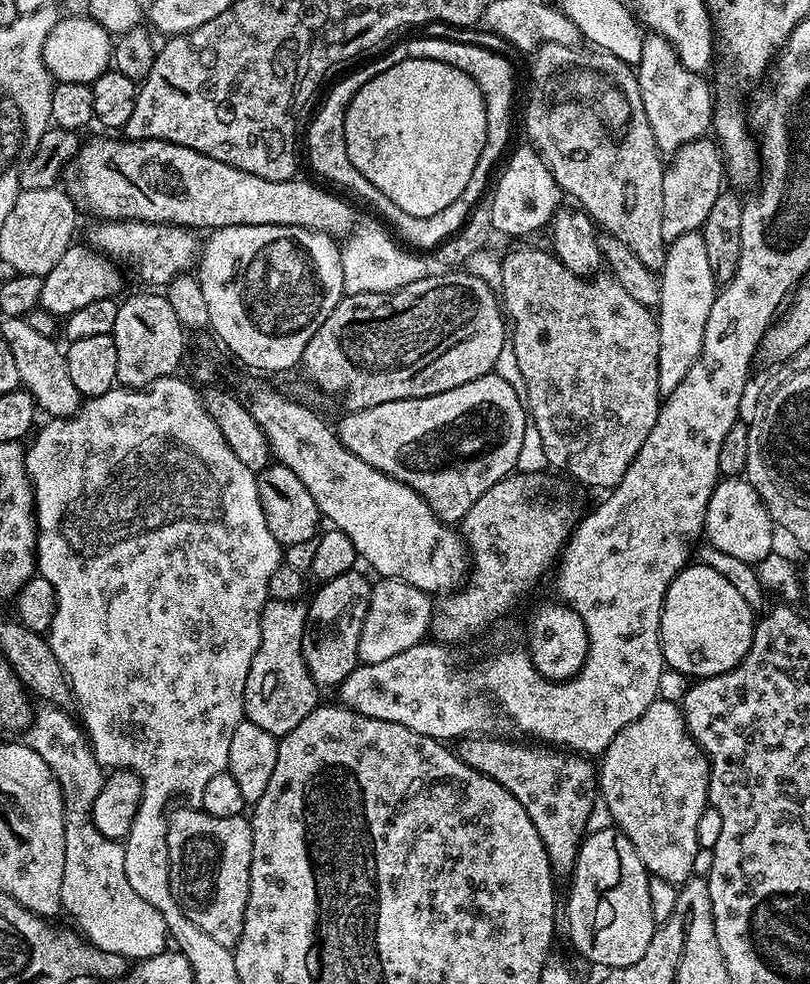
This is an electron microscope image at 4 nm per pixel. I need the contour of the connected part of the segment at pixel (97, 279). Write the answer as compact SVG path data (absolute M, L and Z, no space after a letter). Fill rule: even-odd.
M69 246L66 254L58 258L54 270L44 275L39 307L57 318L66 318L74 314L74 310L82 310L82 306L95 300L110 300L119 297L121 295L119 292L124 288L124 276L113 261L91 247L76 247Z

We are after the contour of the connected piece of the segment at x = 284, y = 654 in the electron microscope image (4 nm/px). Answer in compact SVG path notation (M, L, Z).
M269 599L260 619L260 645L252 659L244 691L244 715L254 726L262 726L272 736L285 736L302 718L318 706L318 685L310 674L302 654L302 634L308 621L308 609L294 600Z

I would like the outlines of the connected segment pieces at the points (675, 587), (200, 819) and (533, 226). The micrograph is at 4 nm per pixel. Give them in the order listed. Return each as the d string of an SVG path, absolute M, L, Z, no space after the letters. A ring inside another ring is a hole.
M699 562L689 563L673 578L666 590L660 619L664 663L669 669L689 678L717 676L726 670L734 670L734 666L746 658L755 628L754 609L748 605L746 598L742 598L742 594L738 594L738 590L734 590L734 586L730 586L730 582L726 582L726 578L722 578L722 574L718 574L718 570Z
M175 809L168 817L170 886L186 918L222 946L232 948L242 934L246 914L252 825L243 815L214 818L203 810L195 811Z
M523 146L512 157L507 157L508 165L500 177L494 180L491 189L492 199L491 221L493 233L501 232L504 236L528 236L539 228L547 229L552 222L552 215L561 207L562 193L558 182L554 182L554 174L546 166L535 148ZM496 184L496 189L495 188ZM493 191L493 192L492 192Z

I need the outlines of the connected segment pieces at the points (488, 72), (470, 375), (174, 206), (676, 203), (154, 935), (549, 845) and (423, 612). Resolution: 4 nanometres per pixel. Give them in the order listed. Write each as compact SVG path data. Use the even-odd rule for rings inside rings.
M417 34L413 40L404 40L396 44L387 52L381 51L380 64L376 64L376 76L382 74L382 70L390 70L403 60L433 60L434 62L446 62L474 78L478 90L482 90L482 98L486 102L486 146L482 150L482 158L478 158L478 166L474 166L474 174L470 174L470 183L466 190L446 206L446 210L438 210L438 214L429 216L415 216L406 214L404 216L404 241L409 249L429 248L435 250L445 240L451 240L457 232L469 221L476 204L485 195L493 175L492 163L505 155L504 147L508 144L508 135L512 132L512 99L516 96L516 76L512 73L512 64L504 56L491 52L484 44L467 44L466 42L450 41L446 38L428 37ZM488 175L489 180L488 180ZM488 184L488 185L487 185ZM484 187L485 190L484 190Z
M448 270L438 275L442 276L426 274L418 282L410 282L393 292L359 292L353 296L345 294L338 306L334 306L330 318L326 318L326 322L318 326L314 338L306 342L306 350L302 354L299 367L304 368L309 382L317 384L324 392L348 392L347 407L355 410L382 406L382 402L398 402L406 398L426 398L430 394L442 394L442 390L454 390L454 386L466 386L466 382L474 382L474 378L489 375L496 367L498 354L502 354L506 346L506 318L493 285L487 284L480 276L467 270Z
M119 139L81 143L80 149L69 159L66 167L68 195L83 211L85 208L86 211L93 212L100 220L141 220L147 224L174 224L189 230L215 230L226 226L302 226L315 232L324 232L333 238L349 235L353 223L351 206L346 201L339 200L335 191L319 183L311 184L301 178L258 178L258 174L250 174L226 162L218 162L218 158L210 158L198 150L190 150L168 140Z
M701 138L690 142L678 149L671 160L665 167L662 182L662 238L666 242L677 240L682 234L703 229L706 214L710 214L710 209L714 207L714 198L718 198L726 184L724 162L715 139Z
M47 702L41 703L32 713L32 724L26 733L26 742L34 750L34 754L40 755L42 762L52 767L52 773L56 775L56 781L64 799L66 862L62 870L60 906L65 913L69 912L72 915L73 922L71 923L79 929L87 943L94 945L102 952L127 956L129 961L139 962L156 956L169 947L170 937L166 930L166 922L162 914L150 902L146 902L146 898L134 894L130 882L126 882L123 843L119 840L108 840L94 826L92 803L98 798L100 787L103 786L106 776L101 764L94 758L92 746L88 743L83 727L67 715L69 713L63 708Z
M464 738L459 741L458 755L471 768L494 778L518 802L522 802L522 810L530 814L530 822L534 822L534 830L538 830L538 838L542 838L542 846L546 846L546 854L552 863L552 875L557 878L571 877L576 868L576 859L580 846L588 832L587 820L591 808L598 801L598 768L589 757L581 756L567 750L553 750L548 746L532 746L515 744L512 740L484 740L488 738Z
M377 579L358 638L359 663L386 662L386 658L394 658L394 654L402 654L402 650L410 650L410 646L421 643L429 635L433 607L429 593L401 580Z

